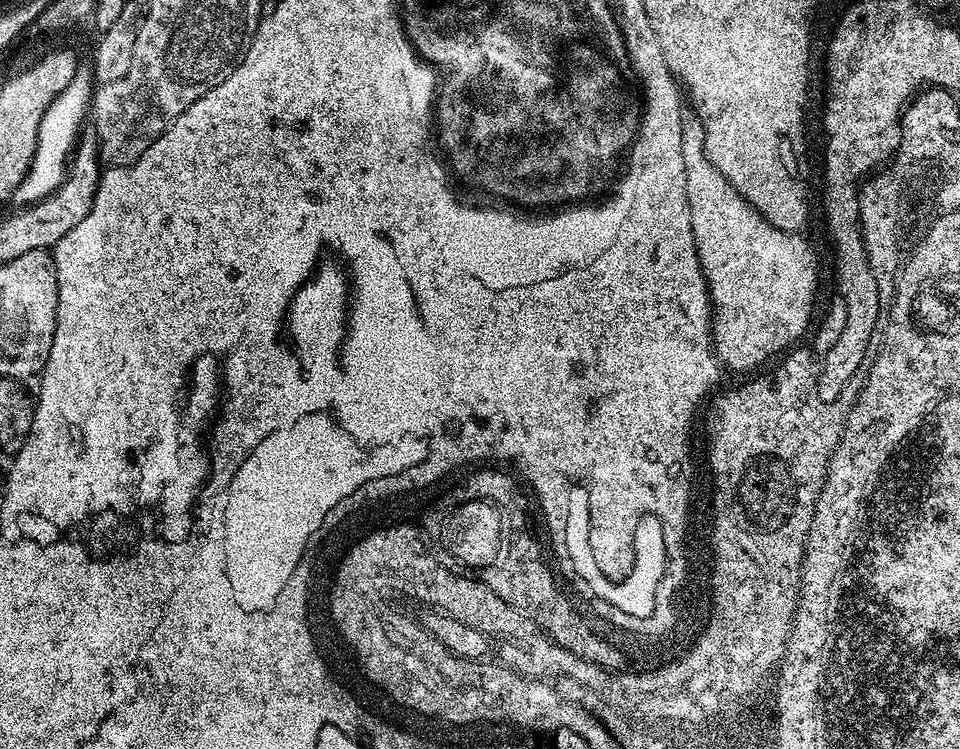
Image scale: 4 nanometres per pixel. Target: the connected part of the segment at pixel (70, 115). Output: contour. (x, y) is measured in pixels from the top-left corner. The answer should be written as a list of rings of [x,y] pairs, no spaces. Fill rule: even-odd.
[[[80,70],[77,71],[76,77],[70,82],[70,86],[66,86],[66,90],[62,90],[62,94],[58,94],[58,98],[54,98],[54,102],[48,107],[40,123],[38,146],[32,159],[32,168],[16,191],[14,200],[15,203],[18,202],[17,205],[27,206],[35,204],[37,200],[44,200],[64,183],[66,165],[69,163],[70,153],[77,143],[76,135],[80,132],[80,123],[86,120],[89,115],[93,95],[93,73]]]

